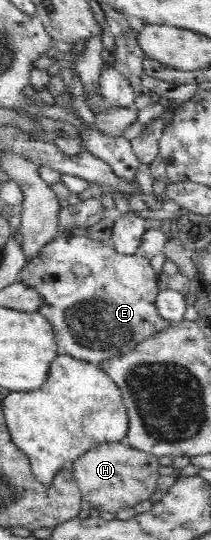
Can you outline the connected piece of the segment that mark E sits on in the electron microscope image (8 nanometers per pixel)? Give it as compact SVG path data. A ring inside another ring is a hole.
M58 235L42 247L38 255L26 260L16 281L36 290L41 296L37 310L53 327L57 348L76 360L97 363L110 361L120 354L130 353L140 343L155 337L168 327L176 325L159 315L156 306L158 273L150 260L136 254L118 253L109 243L84 236Z

